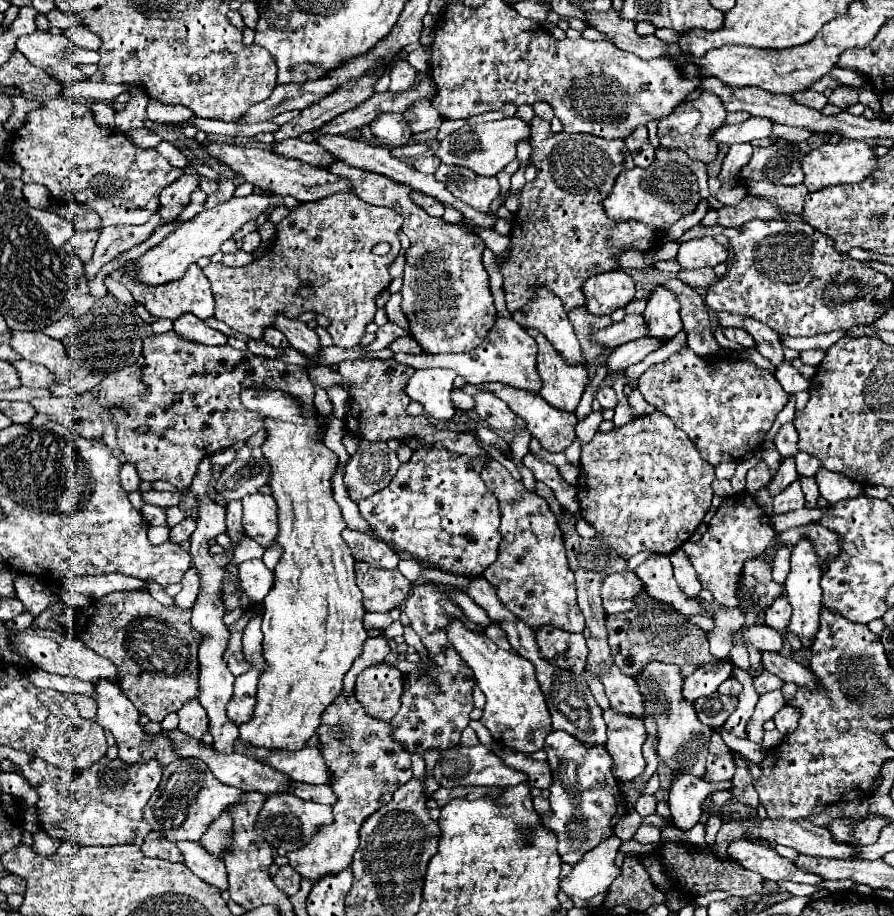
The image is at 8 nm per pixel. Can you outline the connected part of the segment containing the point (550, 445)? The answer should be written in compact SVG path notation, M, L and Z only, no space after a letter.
M464 383L460 387L460 391L468 393L468 395L476 395L478 391L490 391L494 393L498 399L506 401L508 407L526 421L526 427L528 431L540 441L540 445L546 449L546 451L552 451L552 453L560 453L564 451L576 437L574 433L574 423L578 423L576 415L574 413L568 413L568 411L558 411L556 407L550 407L550 403L546 403L540 395L534 395L530 391L522 391L522 389L514 389L514 387L508 387L504 383L480 383L480 385L472 385L472 383Z

